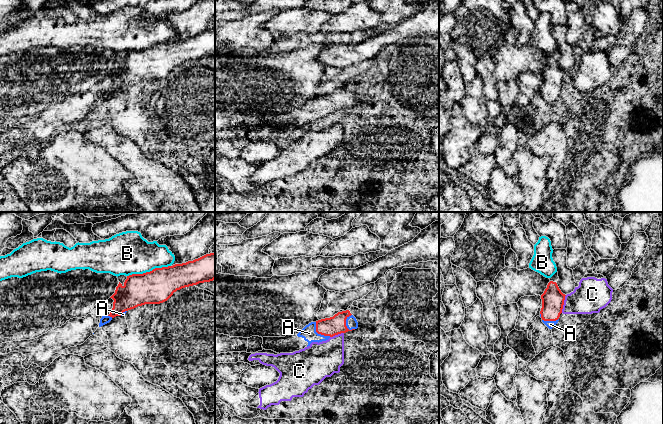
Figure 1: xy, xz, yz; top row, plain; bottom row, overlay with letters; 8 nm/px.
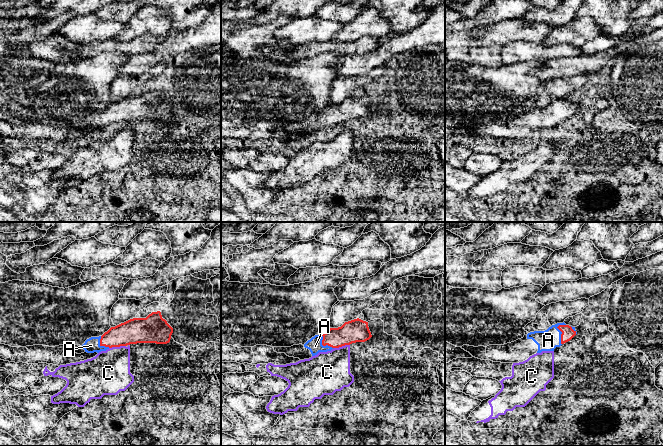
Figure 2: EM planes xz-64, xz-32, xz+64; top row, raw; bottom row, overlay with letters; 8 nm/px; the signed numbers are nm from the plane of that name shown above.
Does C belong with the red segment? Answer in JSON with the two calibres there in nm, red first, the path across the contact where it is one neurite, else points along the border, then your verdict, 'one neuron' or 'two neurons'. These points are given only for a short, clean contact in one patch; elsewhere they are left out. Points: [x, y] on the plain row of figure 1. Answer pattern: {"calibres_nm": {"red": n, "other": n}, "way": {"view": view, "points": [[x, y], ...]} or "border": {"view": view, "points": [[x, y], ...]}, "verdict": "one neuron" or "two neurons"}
{"calibres_nm": {"red": 180, "other": 260}, "verdict": "two neurons"}

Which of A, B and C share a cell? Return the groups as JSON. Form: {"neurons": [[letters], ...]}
{"neurons": [["A"], ["B"], ["C"]]}

